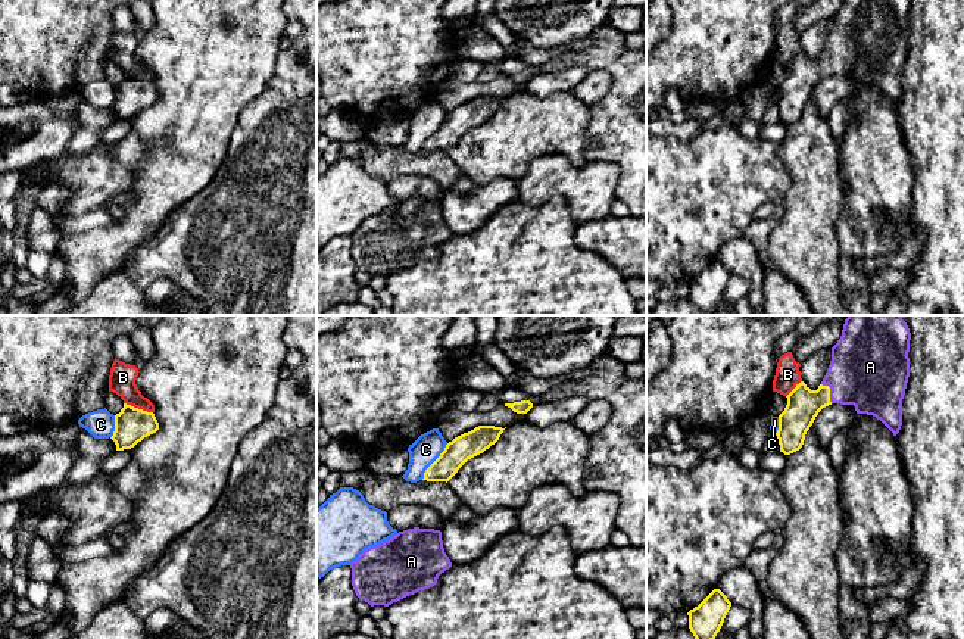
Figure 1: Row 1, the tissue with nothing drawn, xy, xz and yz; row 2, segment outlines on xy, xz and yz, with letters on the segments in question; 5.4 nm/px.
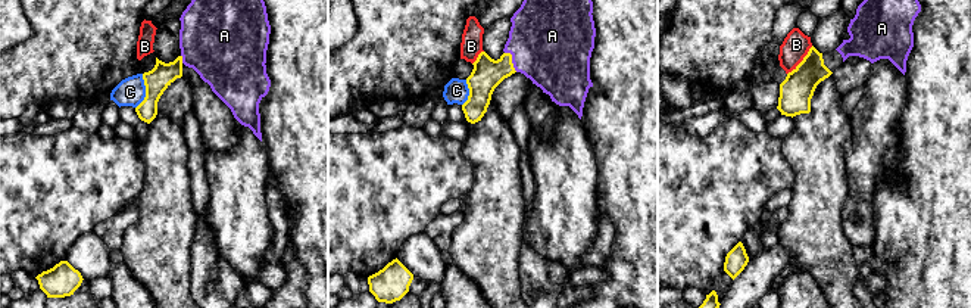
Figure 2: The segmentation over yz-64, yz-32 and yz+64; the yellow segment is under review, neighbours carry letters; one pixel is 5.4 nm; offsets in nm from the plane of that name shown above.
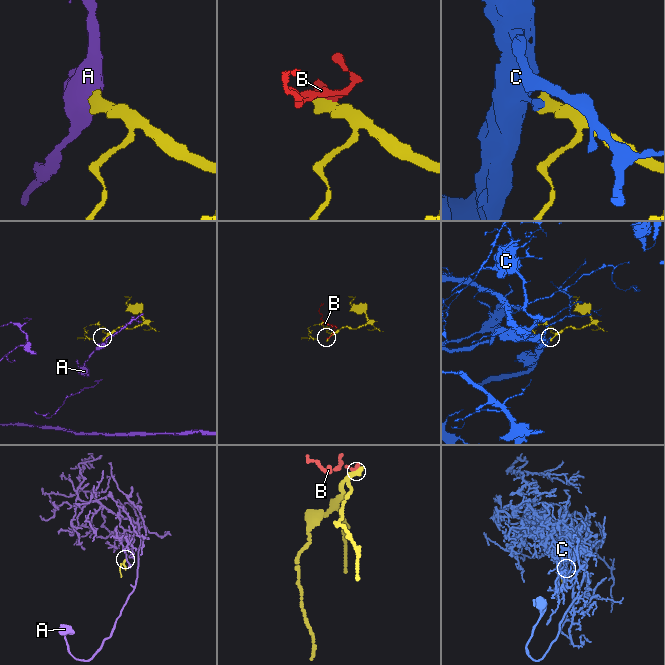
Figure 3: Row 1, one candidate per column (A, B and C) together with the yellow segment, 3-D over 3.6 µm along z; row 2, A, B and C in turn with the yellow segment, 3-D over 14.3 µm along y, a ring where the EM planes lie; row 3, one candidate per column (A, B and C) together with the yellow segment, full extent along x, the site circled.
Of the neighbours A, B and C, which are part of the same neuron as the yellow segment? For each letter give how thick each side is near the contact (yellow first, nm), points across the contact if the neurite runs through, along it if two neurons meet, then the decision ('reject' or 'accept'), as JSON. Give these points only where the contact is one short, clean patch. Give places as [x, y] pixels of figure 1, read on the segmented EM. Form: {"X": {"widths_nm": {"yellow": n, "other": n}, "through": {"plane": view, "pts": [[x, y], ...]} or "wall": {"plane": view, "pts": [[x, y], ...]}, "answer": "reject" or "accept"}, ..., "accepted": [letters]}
{"A": {"widths_nm": {"yellow": 180, "other": 420}, "through": {"plane": "yz", "pts": [[804, 404], [816, 401], [829, 392], [869, 370]]}, "answer": "accept"}, "B": {"widths_nm": {"yellow": 190, "other": 150}, "wall": {"plane": "xy", "pts": [[124, 402], [152, 412]]}, "answer": "reject"}, "C": {"widths_nm": {"yellow": 140, "other": 160}, "wall": {"plane": "xz", "pts": [[448, 443], [421, 479]]}, "answer": "reject"}, "accepted": ["A"]}

